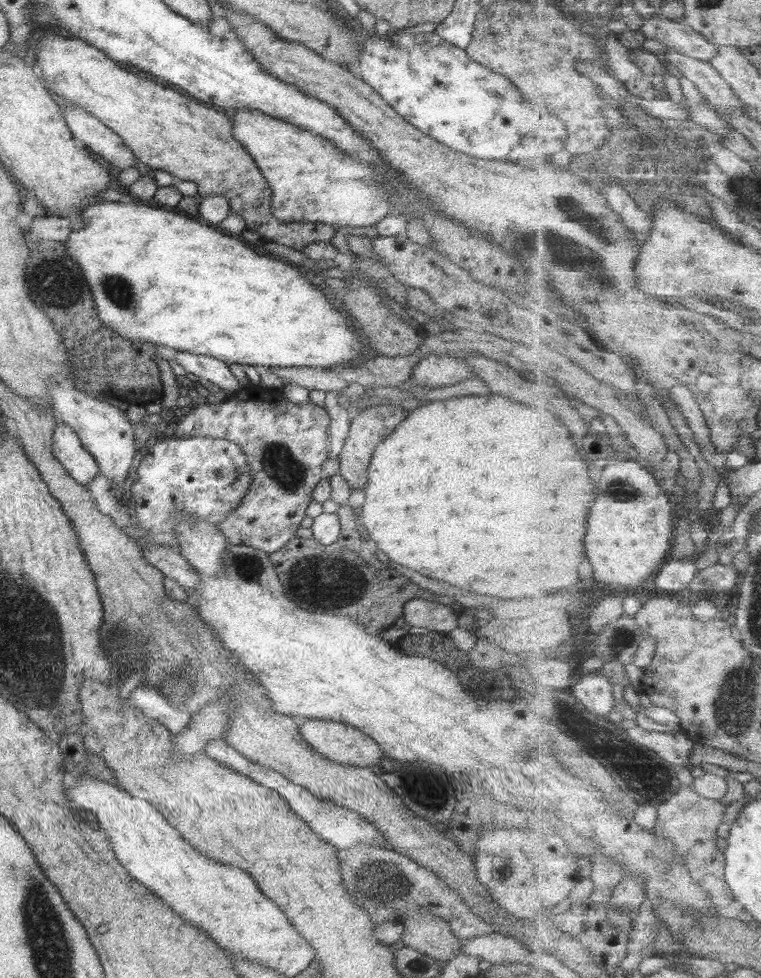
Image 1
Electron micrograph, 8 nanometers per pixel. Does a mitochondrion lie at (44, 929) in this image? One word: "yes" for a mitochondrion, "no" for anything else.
yes

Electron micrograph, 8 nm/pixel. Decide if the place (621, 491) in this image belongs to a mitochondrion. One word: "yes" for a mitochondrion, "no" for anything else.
yes

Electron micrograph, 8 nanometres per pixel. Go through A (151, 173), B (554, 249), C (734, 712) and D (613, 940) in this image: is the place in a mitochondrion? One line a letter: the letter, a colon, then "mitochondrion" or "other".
A: other
B: mitochondrion
C: mitochondrion
D: other

